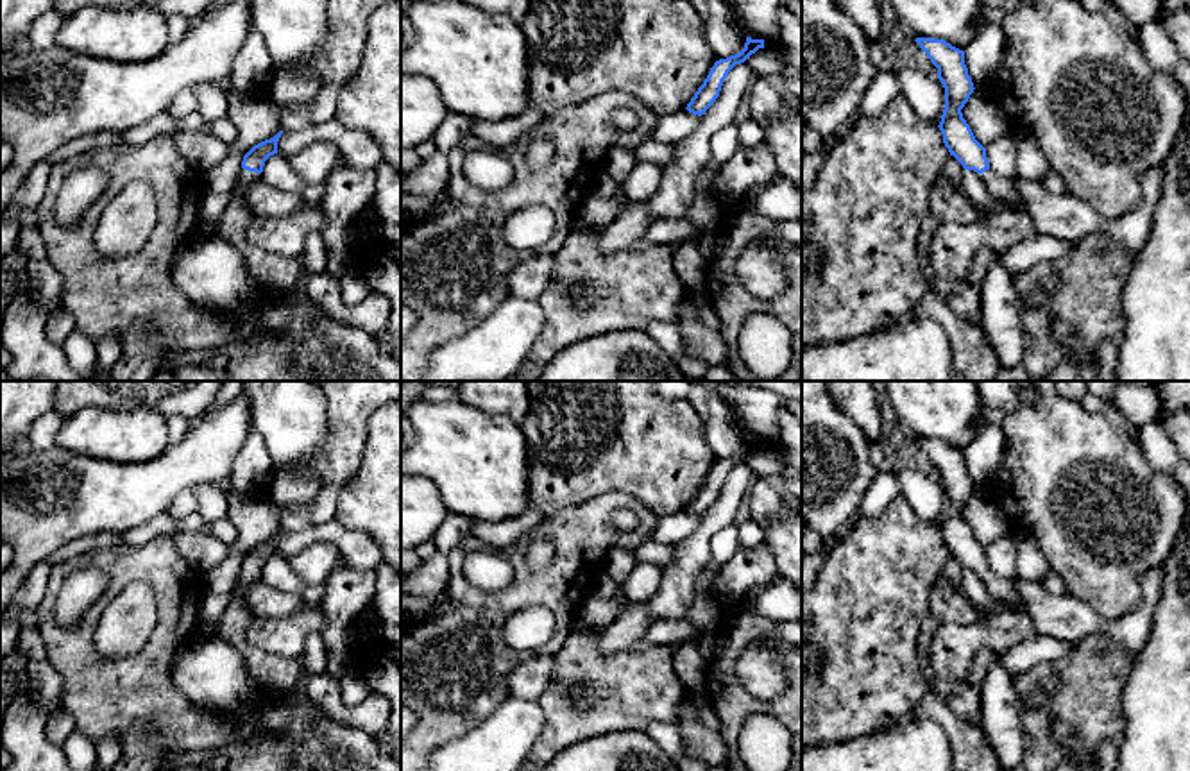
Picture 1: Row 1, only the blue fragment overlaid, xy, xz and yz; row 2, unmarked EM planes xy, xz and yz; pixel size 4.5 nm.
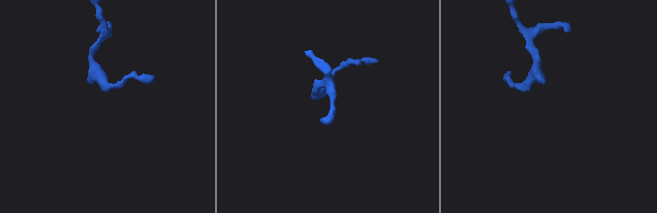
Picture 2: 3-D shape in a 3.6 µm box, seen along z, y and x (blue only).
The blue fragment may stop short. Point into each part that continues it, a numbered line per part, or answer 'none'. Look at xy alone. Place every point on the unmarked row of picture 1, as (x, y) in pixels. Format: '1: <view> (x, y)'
1: xy (246, 578)

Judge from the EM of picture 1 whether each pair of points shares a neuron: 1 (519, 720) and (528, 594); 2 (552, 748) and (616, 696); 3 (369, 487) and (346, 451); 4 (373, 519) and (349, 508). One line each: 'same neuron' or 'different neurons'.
1: different neurons
2: same neuron
3: different neurons
4: same neuron

